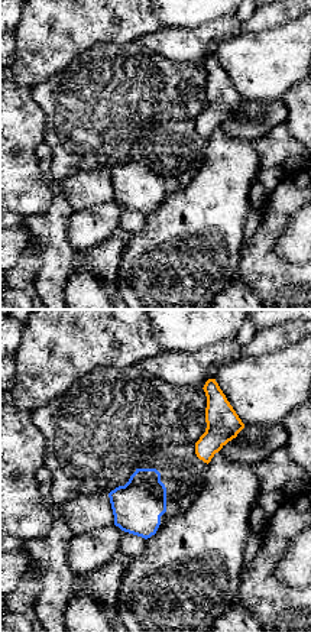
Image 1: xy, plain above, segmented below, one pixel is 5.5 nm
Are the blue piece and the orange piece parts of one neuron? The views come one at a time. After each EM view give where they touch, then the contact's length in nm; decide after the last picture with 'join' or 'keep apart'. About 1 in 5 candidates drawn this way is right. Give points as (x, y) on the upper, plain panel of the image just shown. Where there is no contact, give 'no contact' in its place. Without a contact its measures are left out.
no contact

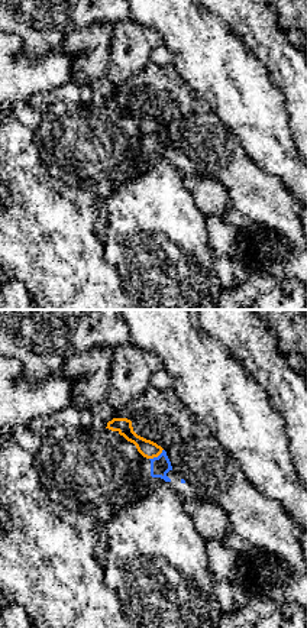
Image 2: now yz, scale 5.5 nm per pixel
meets blue at (158, 132); contact 100 nm long

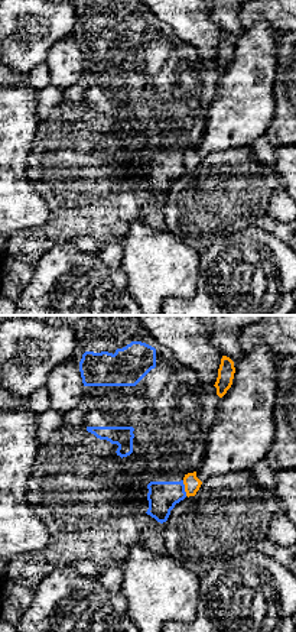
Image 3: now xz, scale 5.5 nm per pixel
meets blue at (184, 164); contact 90 nm long

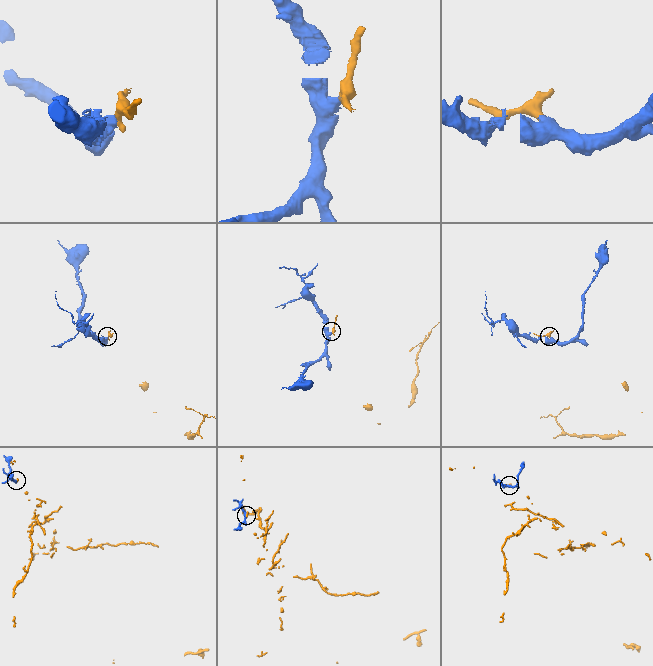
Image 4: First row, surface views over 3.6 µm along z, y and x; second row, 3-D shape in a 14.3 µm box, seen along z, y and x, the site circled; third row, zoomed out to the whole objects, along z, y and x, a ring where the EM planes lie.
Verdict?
keep apart

